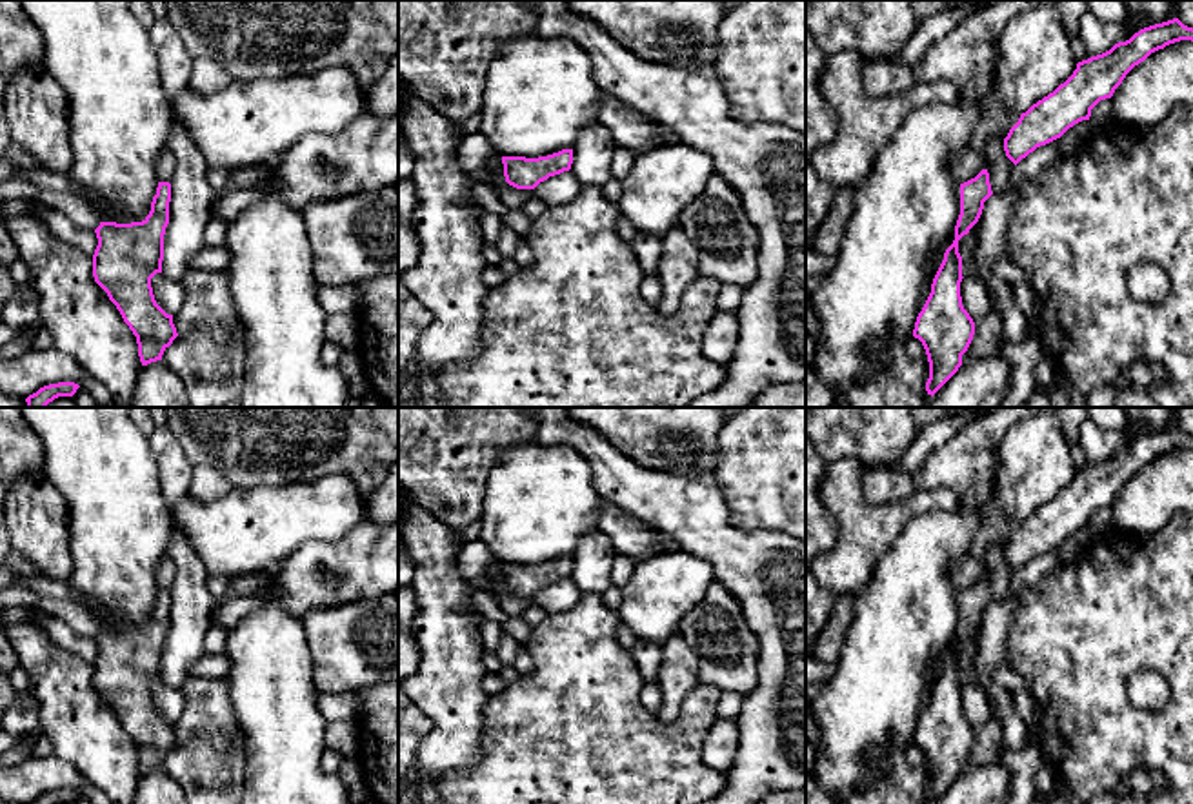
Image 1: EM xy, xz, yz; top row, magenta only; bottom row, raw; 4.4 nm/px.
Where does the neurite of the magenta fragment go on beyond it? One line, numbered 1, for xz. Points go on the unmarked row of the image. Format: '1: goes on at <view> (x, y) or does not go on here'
1: does not go on here

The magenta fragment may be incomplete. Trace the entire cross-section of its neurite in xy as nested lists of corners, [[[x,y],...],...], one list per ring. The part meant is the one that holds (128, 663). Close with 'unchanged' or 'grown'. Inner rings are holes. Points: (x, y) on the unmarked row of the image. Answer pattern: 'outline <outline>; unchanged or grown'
outline [[[158,589],[151,618],[142,629],[100,629],[95,637],[95,689],[136,744],[142,773],[162,768],[164,759],[178,744],[173,722],[156,711],[151,695],[151,686],[162,680],[169,609],[171,591]]]; unchanged

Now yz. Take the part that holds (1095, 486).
outline [[[1173,426],[1144,435],[1109,458],[1078,469],[1064,491],[1020,522],[1004,546],[1006,564],[1017,573],[1037,555],[1060,546],[1075,531],[1089,528],[1091,517],[1100,508],[1111,506],[1135,473],[1180,447],[1193,449],[1193,435]]]; unchanged

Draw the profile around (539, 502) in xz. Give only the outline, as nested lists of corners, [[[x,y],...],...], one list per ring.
[[[538,442],[516,444],[487,471],[482,506],[482,533],[478,544],[487,548],[502,564],[538,566],[571,557],[580,538],[598,529],[602,497],[593,486],[589,462],[573,447],[549,447]]]

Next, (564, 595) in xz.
[[[569,577],[540,589],[535,597],[531,597],[531,602],[547,613],[562,613],[573,609],[578,604],[580,595],[582,591]]]

